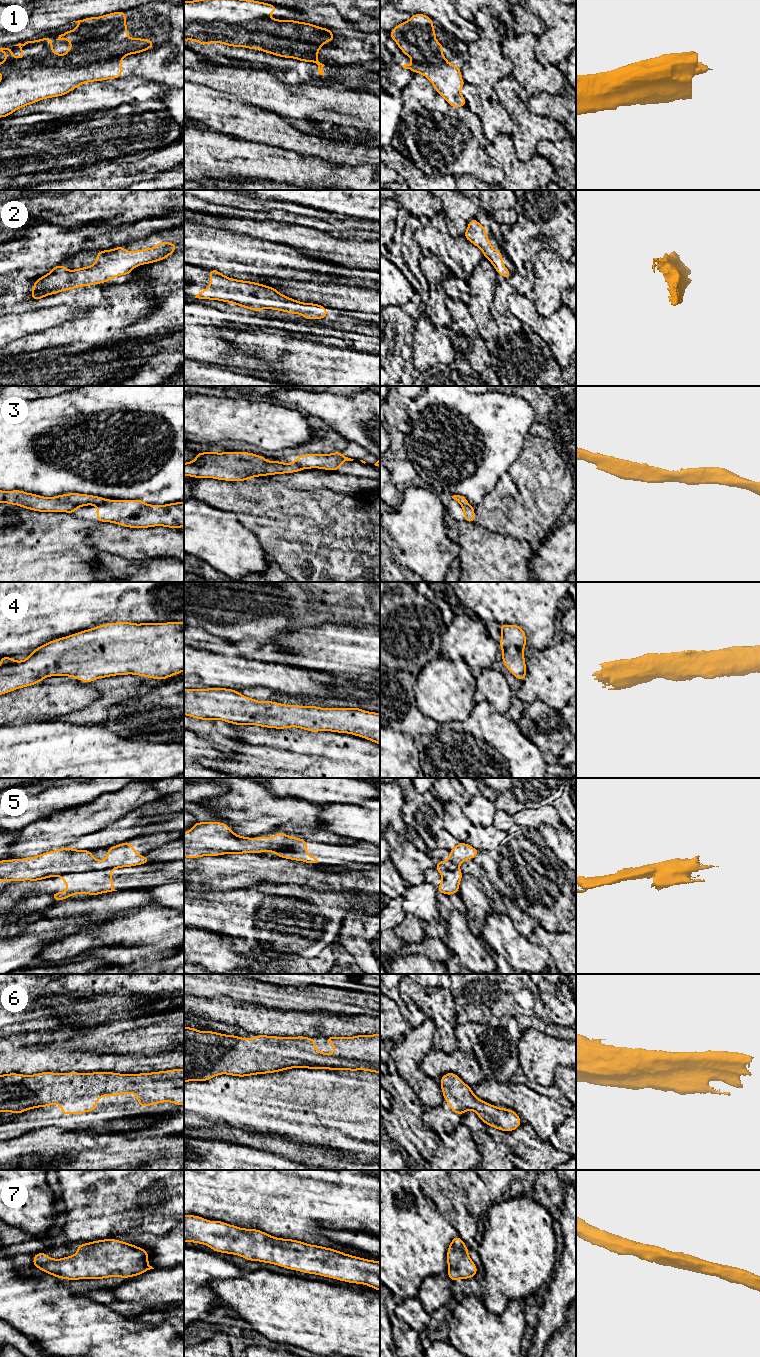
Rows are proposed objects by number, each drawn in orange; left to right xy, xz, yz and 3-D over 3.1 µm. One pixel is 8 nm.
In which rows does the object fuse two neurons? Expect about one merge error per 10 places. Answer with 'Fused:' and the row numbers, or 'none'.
Fused: 5

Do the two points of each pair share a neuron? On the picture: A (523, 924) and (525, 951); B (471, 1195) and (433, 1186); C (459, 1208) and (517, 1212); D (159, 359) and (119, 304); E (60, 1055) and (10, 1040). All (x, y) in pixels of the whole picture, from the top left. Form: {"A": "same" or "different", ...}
{"A": "different", "B": "same", "C": "different", "D": "different", "E": "same"}

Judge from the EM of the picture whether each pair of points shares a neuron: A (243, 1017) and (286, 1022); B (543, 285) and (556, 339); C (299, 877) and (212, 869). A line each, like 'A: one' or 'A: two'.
A: one
B: two
C: one

